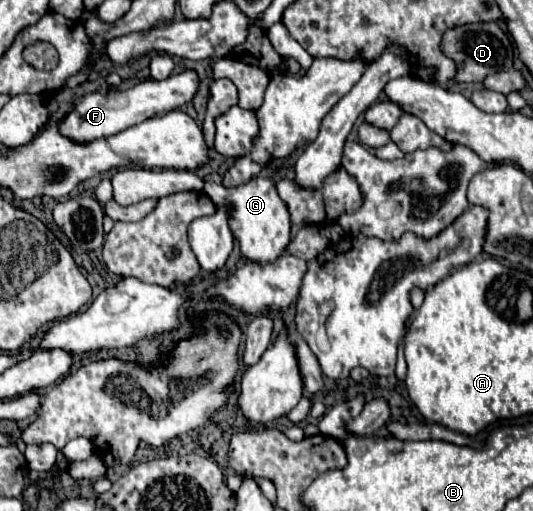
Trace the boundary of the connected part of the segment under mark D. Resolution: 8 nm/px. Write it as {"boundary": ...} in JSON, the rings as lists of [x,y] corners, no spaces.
{"boundary":[[[473,23],[447,31],[441,41],[441,51],[455,59],[457,63],[457,81],[483,81],[487,75],[501,73],[513,67],[513,47],[507,33],[497,23]]]}

